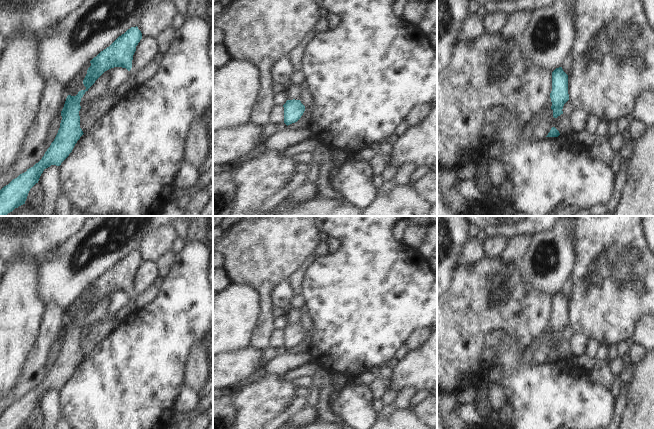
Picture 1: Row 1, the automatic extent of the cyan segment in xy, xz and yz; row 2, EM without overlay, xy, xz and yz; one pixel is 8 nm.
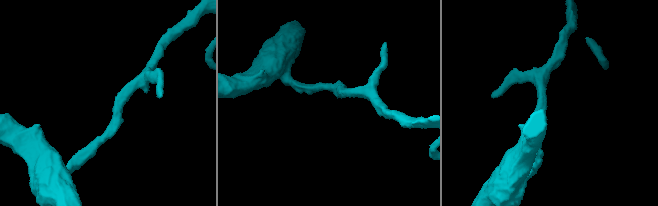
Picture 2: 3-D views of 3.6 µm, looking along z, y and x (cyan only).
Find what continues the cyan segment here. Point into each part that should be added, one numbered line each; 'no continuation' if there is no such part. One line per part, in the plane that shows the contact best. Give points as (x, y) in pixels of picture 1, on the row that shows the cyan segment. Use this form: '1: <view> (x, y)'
no continuation

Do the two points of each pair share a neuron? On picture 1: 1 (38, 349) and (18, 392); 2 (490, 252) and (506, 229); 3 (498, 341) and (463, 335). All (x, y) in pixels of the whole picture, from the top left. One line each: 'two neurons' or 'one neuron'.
1: one neuron
2: two neurons
3: two neurons

